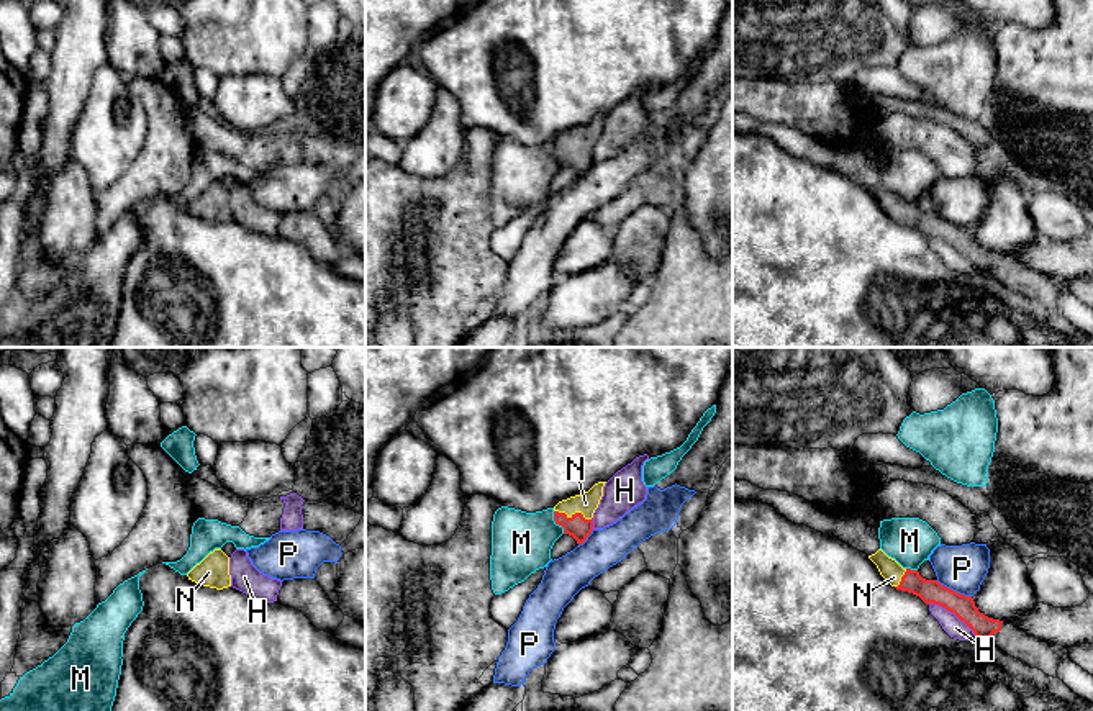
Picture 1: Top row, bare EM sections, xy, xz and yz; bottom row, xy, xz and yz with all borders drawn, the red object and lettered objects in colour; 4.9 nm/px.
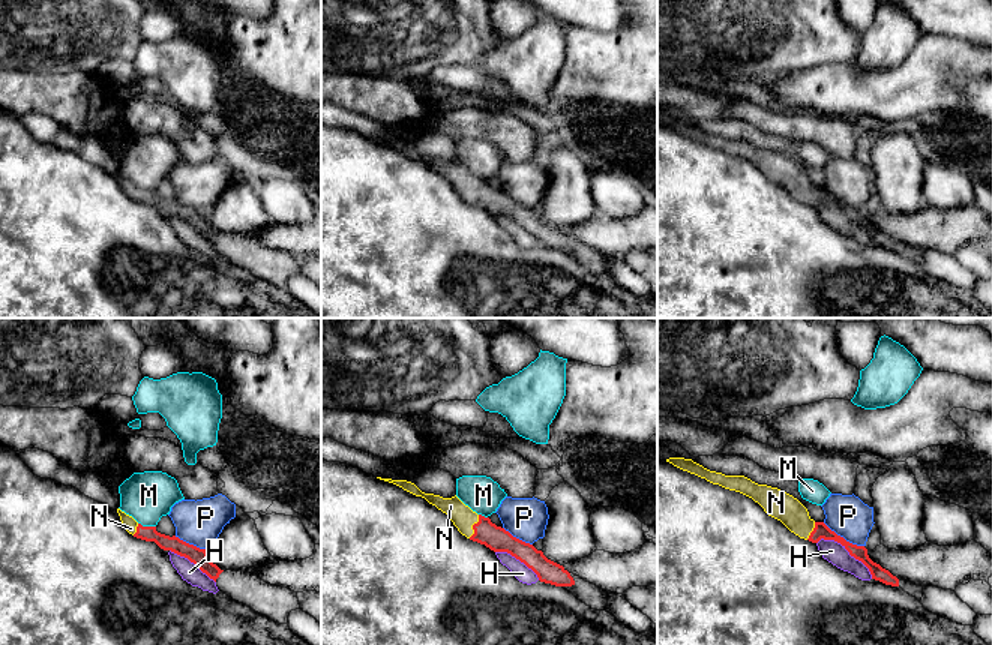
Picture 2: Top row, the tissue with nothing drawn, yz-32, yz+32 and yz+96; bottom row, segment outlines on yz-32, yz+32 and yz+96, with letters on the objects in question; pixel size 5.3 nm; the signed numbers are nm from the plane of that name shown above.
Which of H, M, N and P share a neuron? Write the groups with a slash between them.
H / M / N / P

